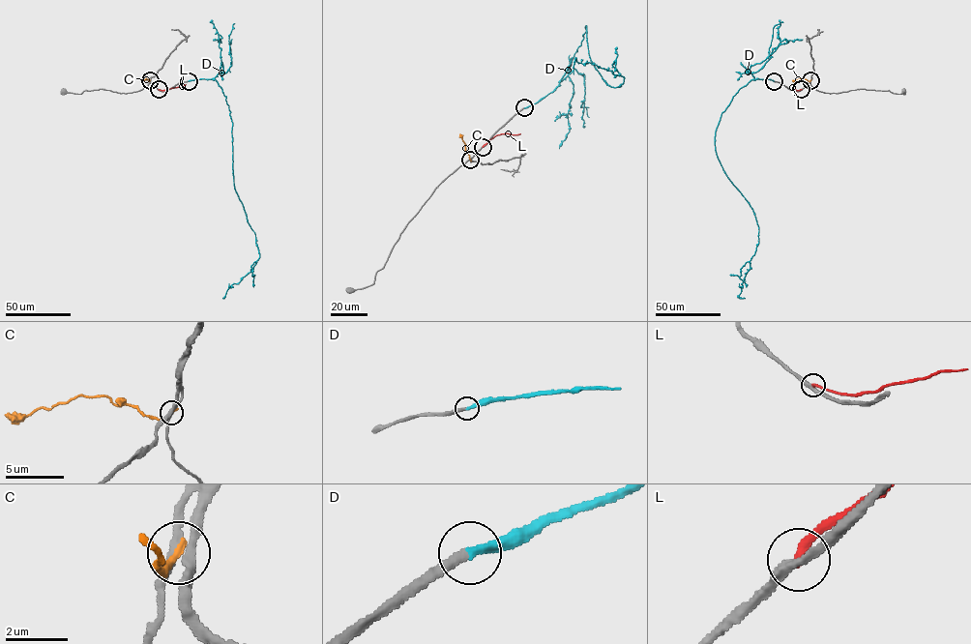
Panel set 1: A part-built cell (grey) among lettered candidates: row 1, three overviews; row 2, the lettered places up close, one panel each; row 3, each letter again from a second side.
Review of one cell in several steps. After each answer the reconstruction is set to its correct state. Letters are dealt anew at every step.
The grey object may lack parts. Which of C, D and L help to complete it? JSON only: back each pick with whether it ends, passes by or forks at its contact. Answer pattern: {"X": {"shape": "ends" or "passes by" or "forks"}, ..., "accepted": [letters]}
{"D": {"shape": "ends"}, "accepted": ["D"]}

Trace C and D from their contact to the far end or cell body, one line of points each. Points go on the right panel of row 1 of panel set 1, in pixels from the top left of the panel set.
C: (810, 80), (792, 80)
D: (773, 81), (751, 79), (740, 88), (716, 131), (718, 158), (758, 226), (758, 243), (738, 297), (745, 298)

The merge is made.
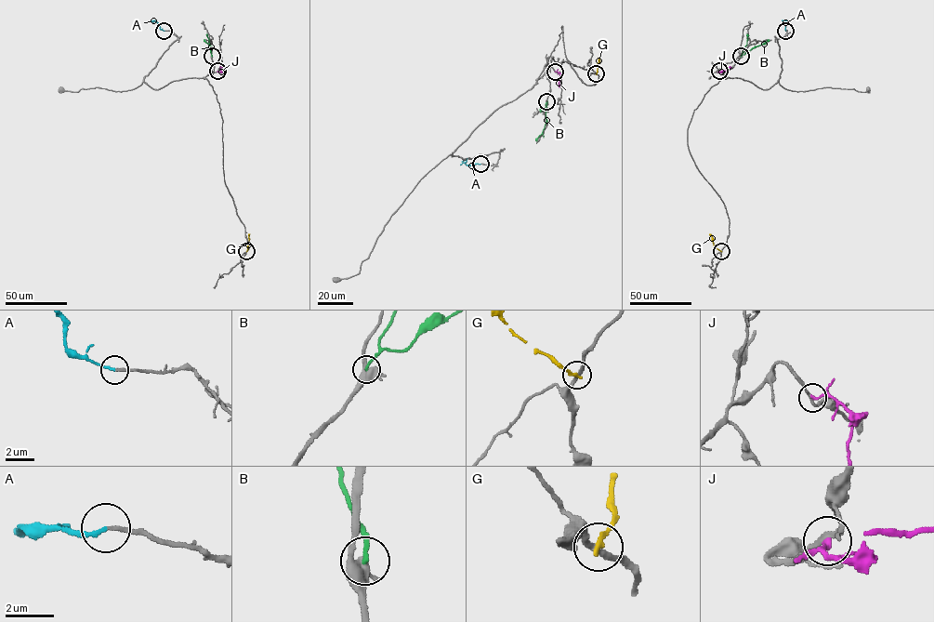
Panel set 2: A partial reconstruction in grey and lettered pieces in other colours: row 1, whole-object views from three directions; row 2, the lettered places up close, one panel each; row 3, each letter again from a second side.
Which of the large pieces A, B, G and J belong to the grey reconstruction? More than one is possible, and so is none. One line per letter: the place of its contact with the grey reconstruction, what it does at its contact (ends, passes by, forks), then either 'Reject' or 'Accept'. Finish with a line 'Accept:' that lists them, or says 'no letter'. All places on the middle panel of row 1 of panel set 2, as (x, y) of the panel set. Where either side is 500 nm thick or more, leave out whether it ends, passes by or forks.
A: Touches grey at (480, 164). It ends there. Accept
B: Touches grey at (546, 101). It ends there. Reject
G: Touches grey at (596, 73). It ends there. Reject
J: Touches grey at (555, 72). It ends there. Reject
Accept: A

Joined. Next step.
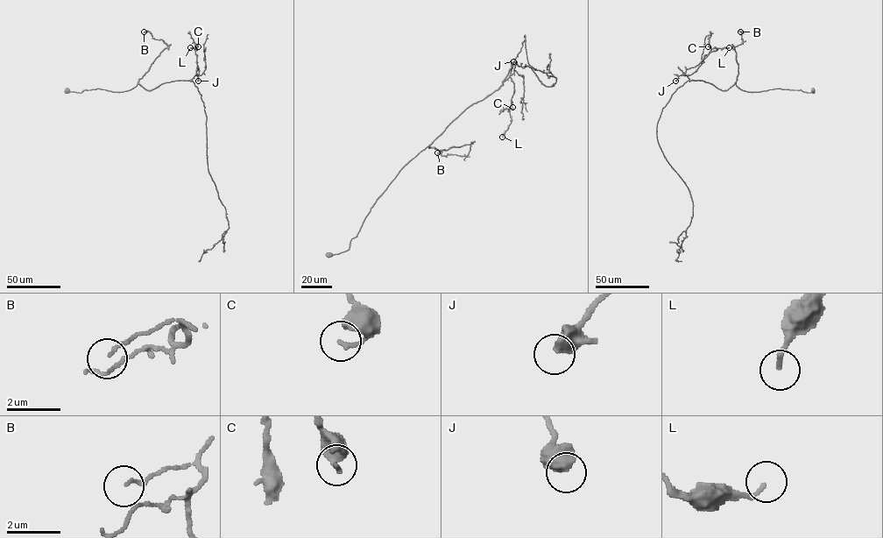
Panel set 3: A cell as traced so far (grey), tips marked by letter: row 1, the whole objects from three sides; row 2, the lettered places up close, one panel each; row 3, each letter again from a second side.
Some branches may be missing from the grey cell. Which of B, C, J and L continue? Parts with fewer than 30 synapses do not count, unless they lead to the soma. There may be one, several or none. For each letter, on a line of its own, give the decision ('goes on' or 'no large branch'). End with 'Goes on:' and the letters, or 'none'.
B: no large branch
C: no large branch
J: no large branch
L: no large branch
Goes on: none

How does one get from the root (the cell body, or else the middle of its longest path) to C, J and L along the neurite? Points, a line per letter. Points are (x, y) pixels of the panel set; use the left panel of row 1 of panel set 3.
C: (67, 90), (123, 92), (138, 81), (151, 90), (165, 82), (191, 81), (199, 74), (194, 44), (198, 46)
J: (67, 90), (123, 92), (138, 81), (151, 90), (165, 82), (191, 81), (196, 73), (198, 81)
L: (67, 90), (123, 92), (138, 81), (151, 90), (165, 82), (191, 81), (199, 68), (197, 48), (190, 47)

